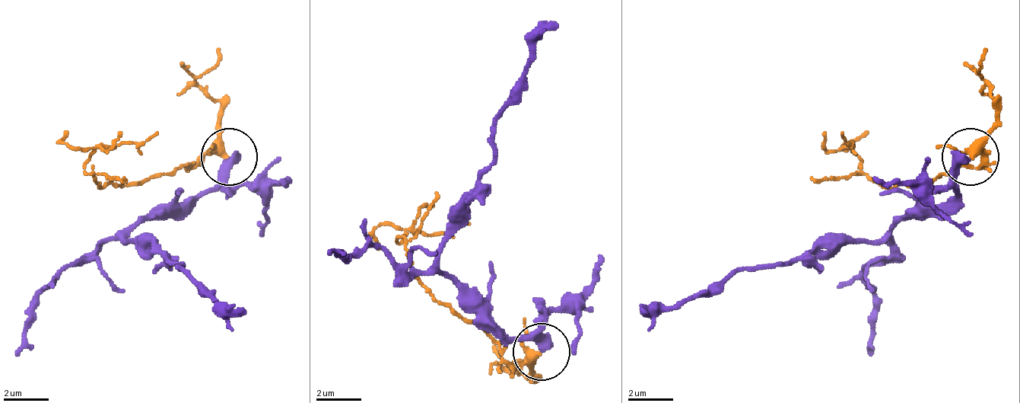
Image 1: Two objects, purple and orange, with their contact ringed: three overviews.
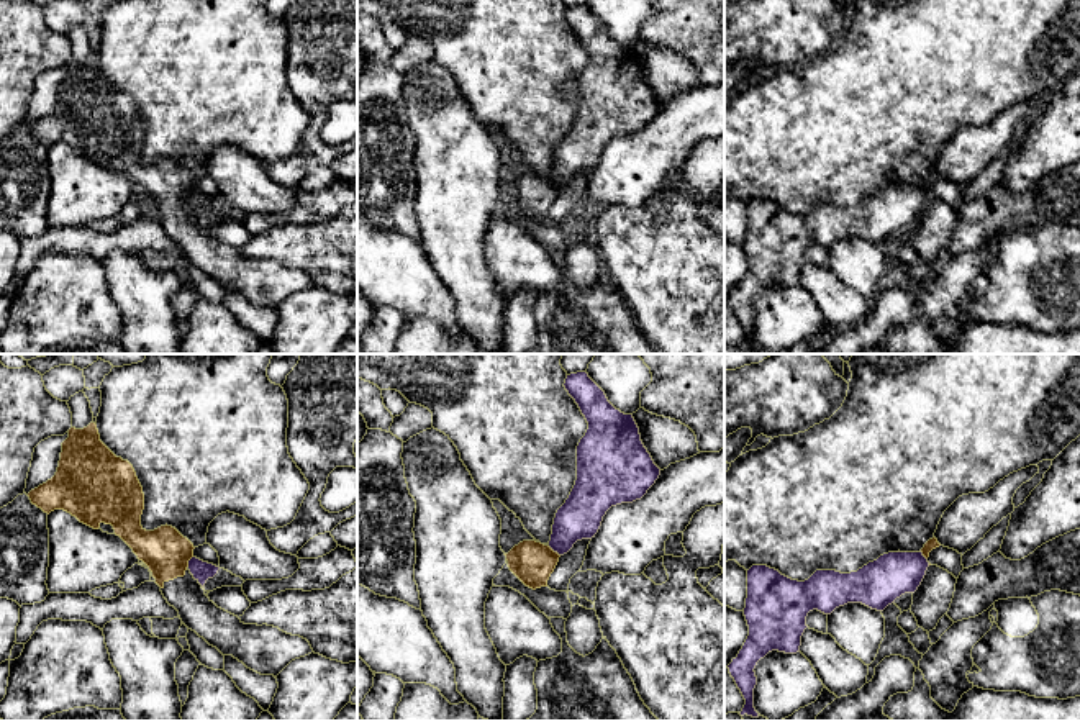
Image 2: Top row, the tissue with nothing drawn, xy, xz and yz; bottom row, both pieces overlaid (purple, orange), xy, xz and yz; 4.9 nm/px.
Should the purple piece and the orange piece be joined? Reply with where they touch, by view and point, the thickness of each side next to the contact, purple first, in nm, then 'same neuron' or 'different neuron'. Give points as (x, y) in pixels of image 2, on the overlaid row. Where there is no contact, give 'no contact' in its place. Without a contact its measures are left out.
contact xz (554, 551); calibres 220 and 200 nm; different neuron

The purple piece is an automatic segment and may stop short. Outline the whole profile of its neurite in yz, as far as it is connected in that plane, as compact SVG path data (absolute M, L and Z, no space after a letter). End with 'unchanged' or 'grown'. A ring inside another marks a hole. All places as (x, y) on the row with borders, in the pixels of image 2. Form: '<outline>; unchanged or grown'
M921 551L888 552L851 574L816 570L805 582L792 580L767 565L752 565L747 570L747 598L744 608L749 636L737 657L728 665L731 677L746 700L739 714L759 718L759 713L754 708L754 688L757 685L754 669L757 662L772 651L785 654L800 652L801 636L808 628L806 616L810 611L818 610L824 614L831 614L836 608L847 603L862 603L872 610L883 611L901 595L914 593L921 585L928 567L929 562Z; unchanged

